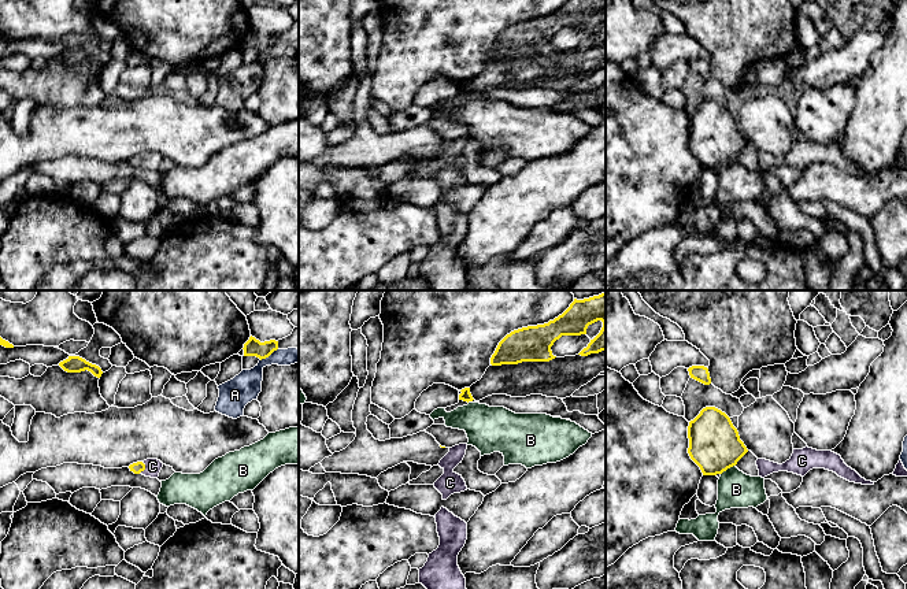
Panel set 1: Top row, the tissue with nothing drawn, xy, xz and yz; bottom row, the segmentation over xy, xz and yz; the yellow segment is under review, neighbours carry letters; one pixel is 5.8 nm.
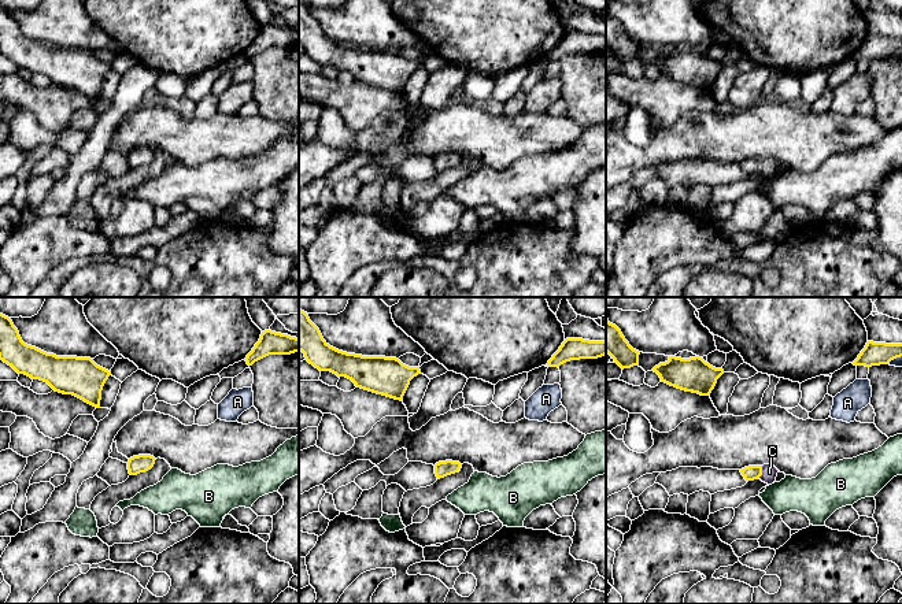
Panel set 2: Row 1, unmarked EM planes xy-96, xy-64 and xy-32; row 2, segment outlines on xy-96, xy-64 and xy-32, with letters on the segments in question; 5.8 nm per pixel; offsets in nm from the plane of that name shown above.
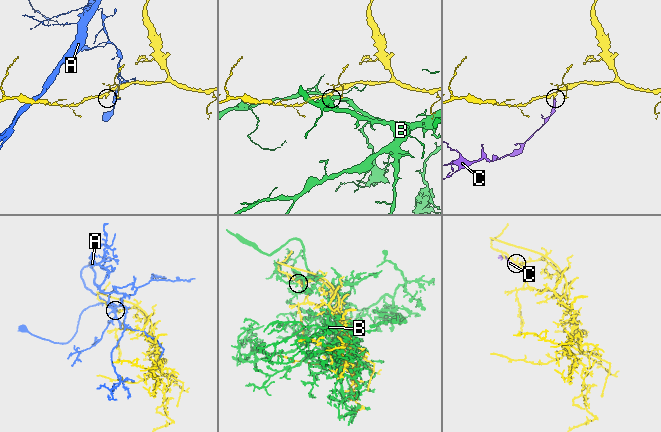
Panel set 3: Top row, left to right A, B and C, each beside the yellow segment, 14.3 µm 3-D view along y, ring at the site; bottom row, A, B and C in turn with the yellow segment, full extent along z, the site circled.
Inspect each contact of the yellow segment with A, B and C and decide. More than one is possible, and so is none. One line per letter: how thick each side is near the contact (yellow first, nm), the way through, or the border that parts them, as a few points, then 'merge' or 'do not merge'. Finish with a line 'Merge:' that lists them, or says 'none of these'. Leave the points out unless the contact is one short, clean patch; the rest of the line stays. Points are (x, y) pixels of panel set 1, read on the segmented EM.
A: 100/170 nm | do not merge
B: 300/220 nm | do not merge
C: 70/100 nm | across xy (137, 467), (144, 469), (152, 466) | merge
Merge: C

